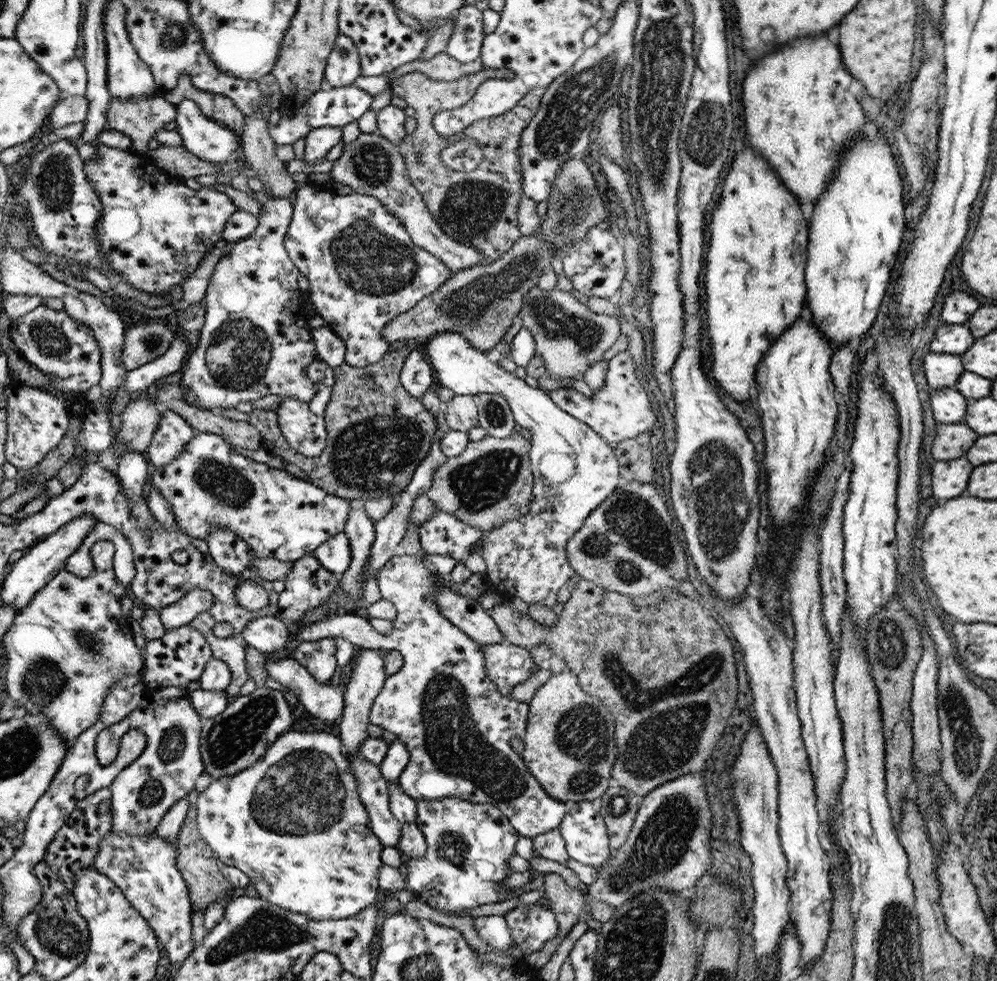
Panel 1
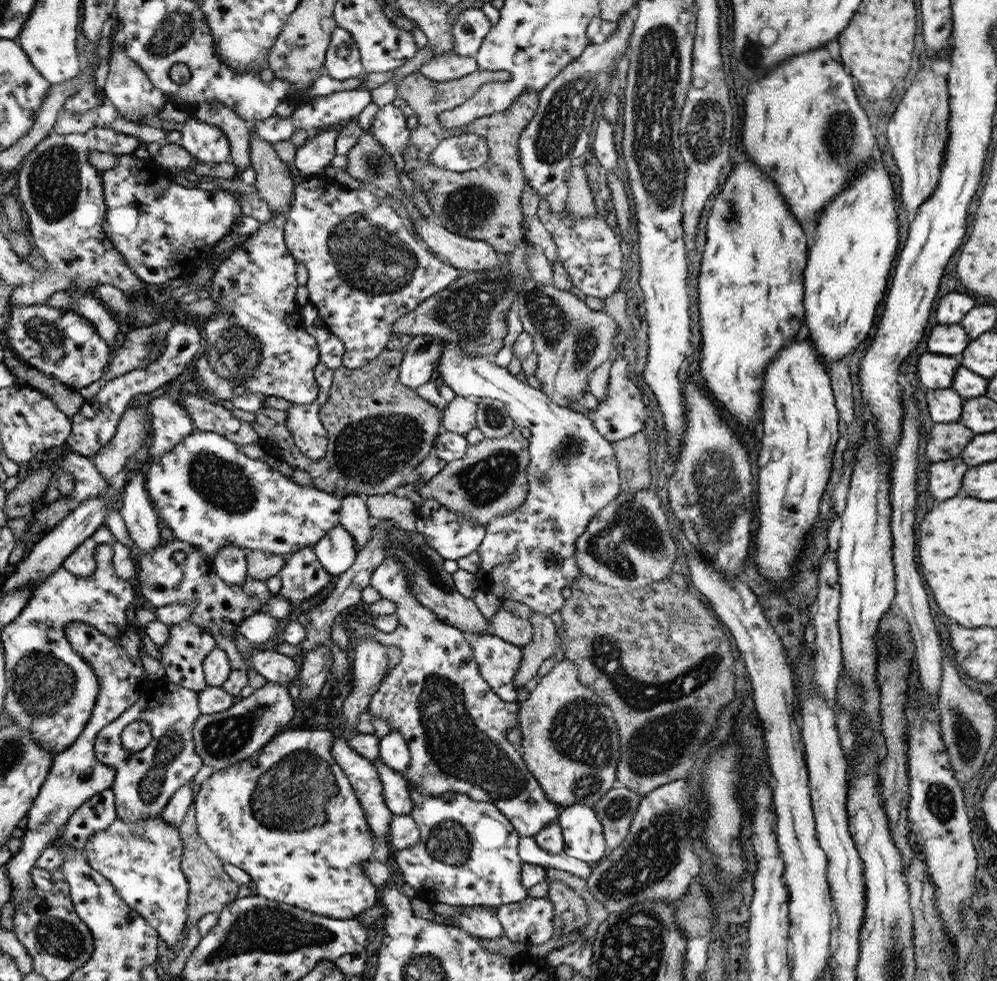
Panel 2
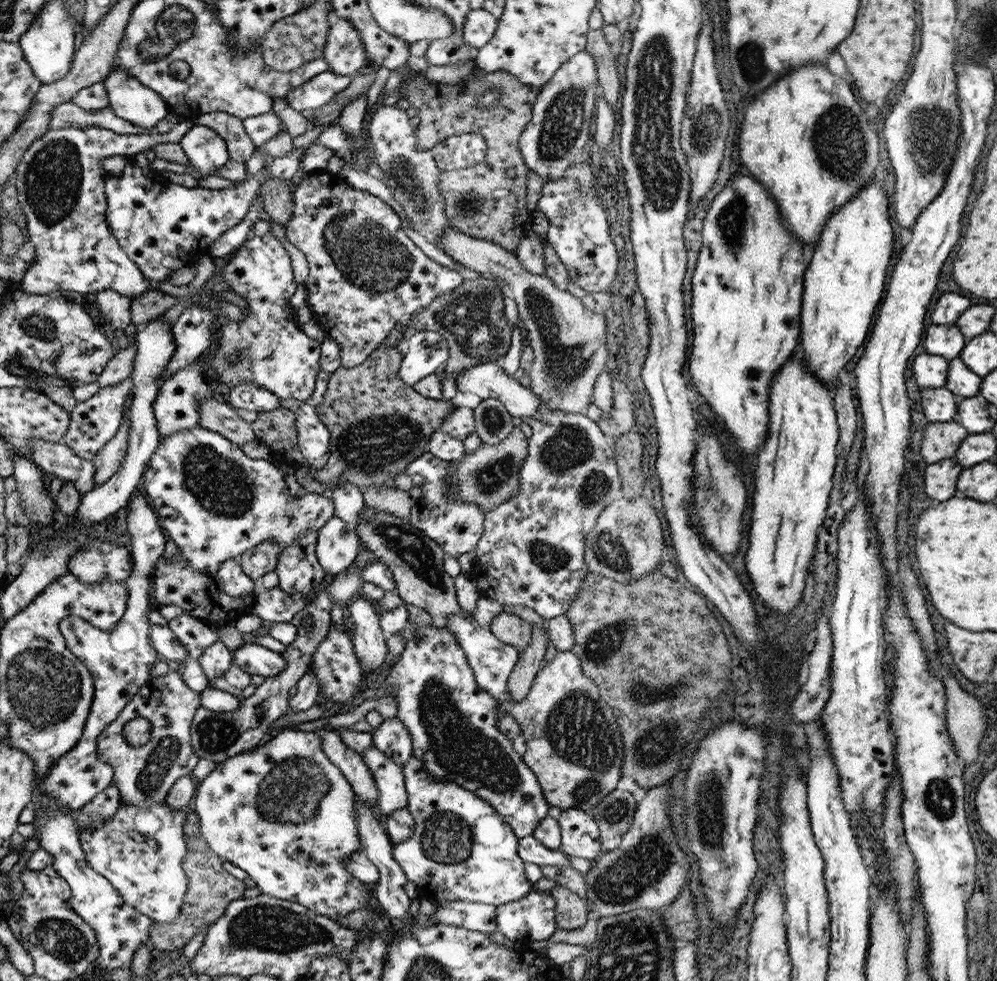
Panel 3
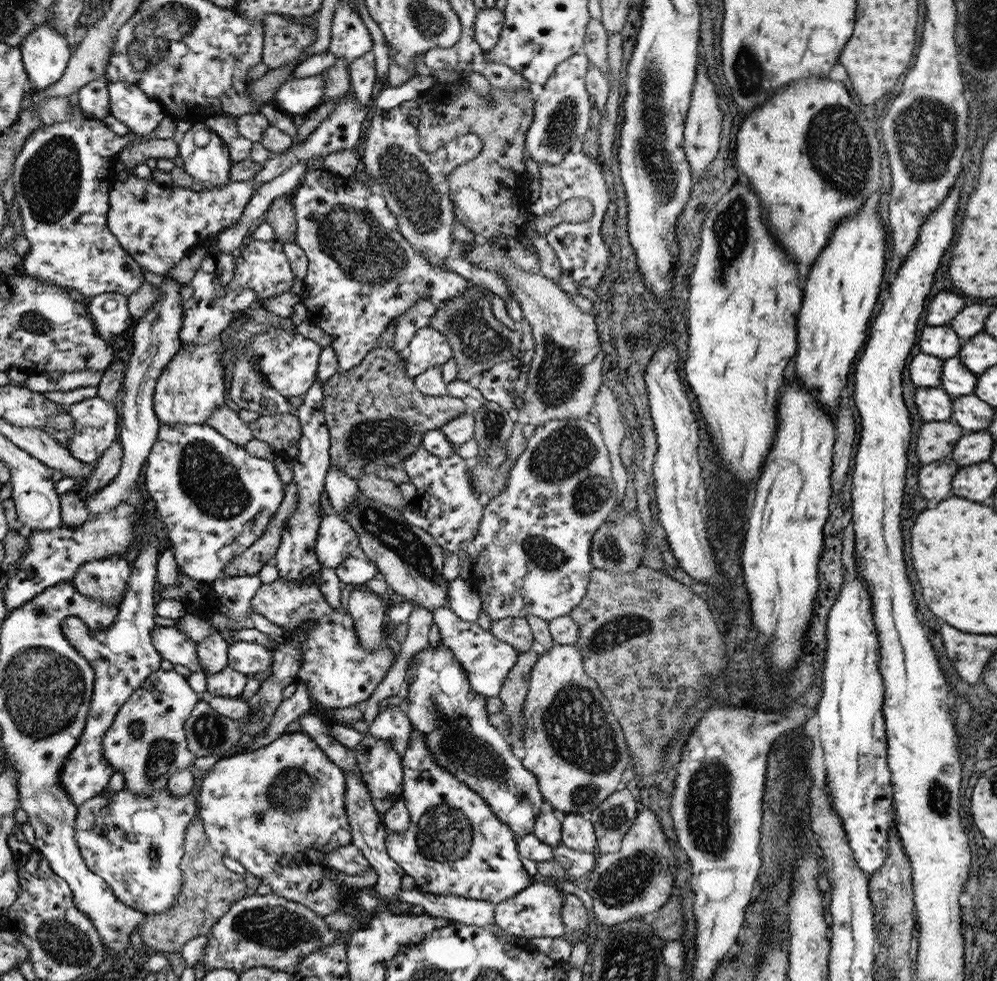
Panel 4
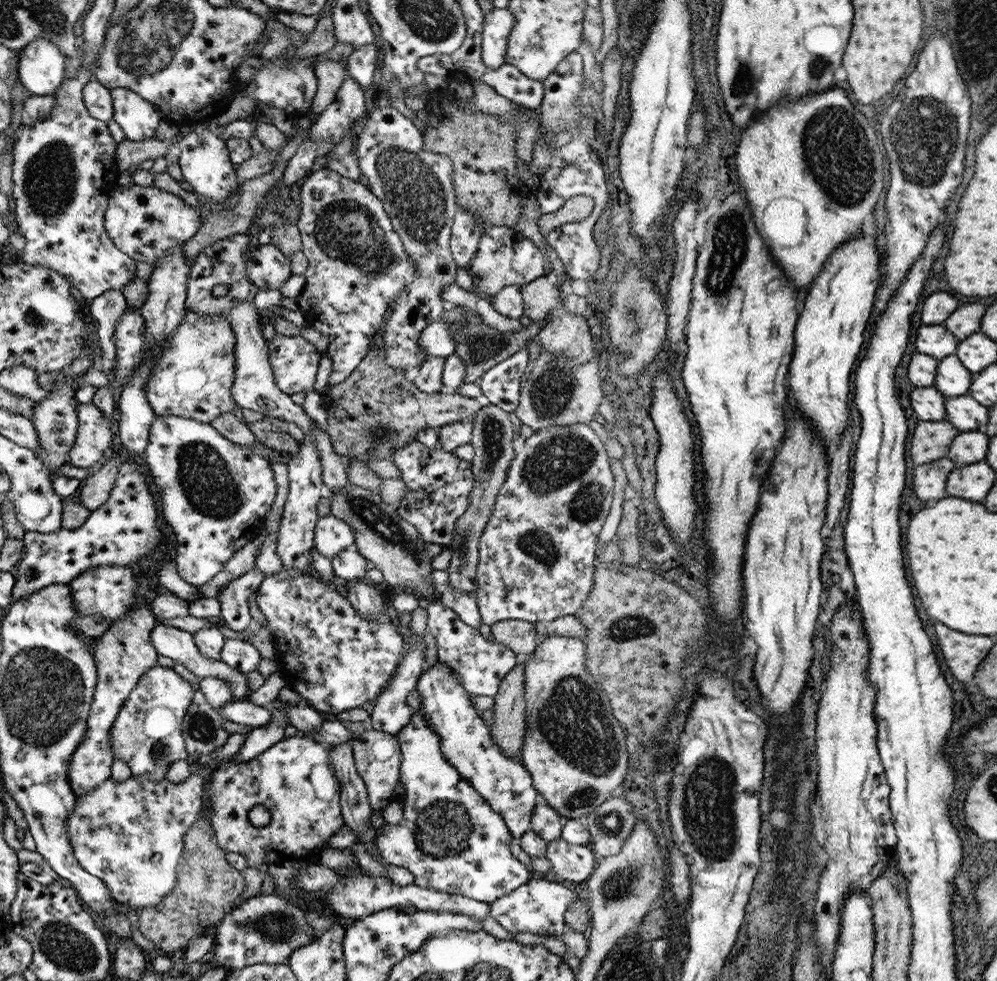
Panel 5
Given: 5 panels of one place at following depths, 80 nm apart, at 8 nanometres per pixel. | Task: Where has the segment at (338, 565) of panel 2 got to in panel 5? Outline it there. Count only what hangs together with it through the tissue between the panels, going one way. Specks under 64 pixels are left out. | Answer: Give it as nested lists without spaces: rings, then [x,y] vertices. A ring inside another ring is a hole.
[[[332,514],[320,517],[314,529],[314,544],[316,550],[332,559],[349,547],[354,547],[356,534],[352,526]]]

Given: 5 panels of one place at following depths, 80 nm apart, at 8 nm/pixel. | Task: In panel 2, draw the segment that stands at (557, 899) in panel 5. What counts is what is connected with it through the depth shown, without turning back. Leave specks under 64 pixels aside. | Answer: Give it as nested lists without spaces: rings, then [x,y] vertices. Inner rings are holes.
[[[547,895],[500,905],[497,917],[512,942],[540,946],[554,936],[553,904]]]

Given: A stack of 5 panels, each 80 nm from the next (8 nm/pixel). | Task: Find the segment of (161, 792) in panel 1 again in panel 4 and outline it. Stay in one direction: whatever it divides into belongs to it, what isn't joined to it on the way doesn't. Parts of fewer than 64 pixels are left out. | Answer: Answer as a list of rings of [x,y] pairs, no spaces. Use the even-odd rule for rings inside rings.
[[[159,668],[156,672],[152,672],[143,681],[142,686],[136,689],[132,696],[120,707],[113,723],[102,738],[102,754],[115,767],[115,770],[124,775],[125,788],[130,792],[146,797],[157,794],[157,792],[168,787],[171,776],[177,774],[183,768],[188,768],[194,762],[196,755],[188,746],[188,732],[186,732],[185,724],[201,697],[201,694],[193,689],[188,678],[184,675],[179,674],[174,669],[164,670]],[[134,723],[138,723],[143,728],[140,738],[136,738],[136,734],[133,734],[131,726]]]

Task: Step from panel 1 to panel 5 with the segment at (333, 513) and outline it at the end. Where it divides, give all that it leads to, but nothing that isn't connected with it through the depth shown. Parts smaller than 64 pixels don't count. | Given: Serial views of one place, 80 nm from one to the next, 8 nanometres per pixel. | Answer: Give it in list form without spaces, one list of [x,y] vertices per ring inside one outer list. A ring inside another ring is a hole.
[[[157,416],[150,427],[149,443],[145,449],[147,468],[150,468],[150,473],[154,476],[154,489],[158,492],[158,499],[162,501],[162,516],[164,520],[172,528],[172,532],[176,535],[176,564],[178,574],[190,584],[197,586],[198,588],[210,582],[221,570],[222,567],[228,562],[230,558],[242,547],[245,547],[248,543],[253,542],[258,537],[260,528],[265,527],[265,516],[269,514],[272,509],[272,504],[276,501],[276,482],[274,482],[274,474],[272,474],[272,468],[270,468],[271,462],[259,456],[256,453],[252,453],[249,446],[242,446],[234,444],[227,438],[219,429],[215,429],[211,423],[204,424],[198,420],[190,420],[189,418],[182,416]]]

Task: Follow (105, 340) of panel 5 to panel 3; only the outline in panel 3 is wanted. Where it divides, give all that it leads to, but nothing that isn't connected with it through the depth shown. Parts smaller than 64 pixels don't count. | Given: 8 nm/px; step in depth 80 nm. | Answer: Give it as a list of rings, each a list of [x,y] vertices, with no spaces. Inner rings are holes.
[[[101,290],[96,293],[96,306],[100,312],[102,326],[108,324],[114,330],[131,330],[131,299],[115,290]]]

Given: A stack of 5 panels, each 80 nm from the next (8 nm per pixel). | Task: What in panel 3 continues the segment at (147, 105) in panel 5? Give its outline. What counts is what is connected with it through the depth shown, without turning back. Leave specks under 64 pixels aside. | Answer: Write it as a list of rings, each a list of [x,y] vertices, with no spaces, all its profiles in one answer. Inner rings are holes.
[[[112,68],[102,82],[107,88],[112,112],[134,126],[158,129],[158,124],[169,113],[166,101],[154,89],[124,69]]]

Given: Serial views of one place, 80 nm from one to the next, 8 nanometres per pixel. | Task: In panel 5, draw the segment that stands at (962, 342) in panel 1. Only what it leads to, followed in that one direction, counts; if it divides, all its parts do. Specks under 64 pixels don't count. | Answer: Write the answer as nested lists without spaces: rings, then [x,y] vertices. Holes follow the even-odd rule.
[[[921,325],[916,334],[916,350],[942,360],[954,354],[959,340],[942,325]]]

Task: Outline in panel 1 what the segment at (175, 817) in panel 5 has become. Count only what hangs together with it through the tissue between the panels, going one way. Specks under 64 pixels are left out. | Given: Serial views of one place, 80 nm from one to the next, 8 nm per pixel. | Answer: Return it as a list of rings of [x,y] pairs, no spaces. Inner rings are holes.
[[[111,830],[101,842],[93,868],[118,885],[125,892],[130,904],[154,929],[166,948],[172,965],[185,963],[197,945],[192,941],[192,900],[188,885],[176,867],[179,855],[176,844],[165,840],[160,833],[153,836],[133,836],[133,833]]]

